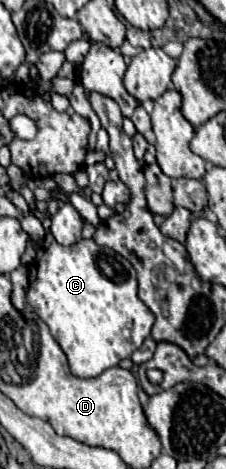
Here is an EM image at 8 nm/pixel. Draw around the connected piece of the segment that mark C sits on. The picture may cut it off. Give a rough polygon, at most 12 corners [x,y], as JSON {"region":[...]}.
{"region":[[42,246],[28,302],[70,372],[100,376],[154,324],[134,266]]}

